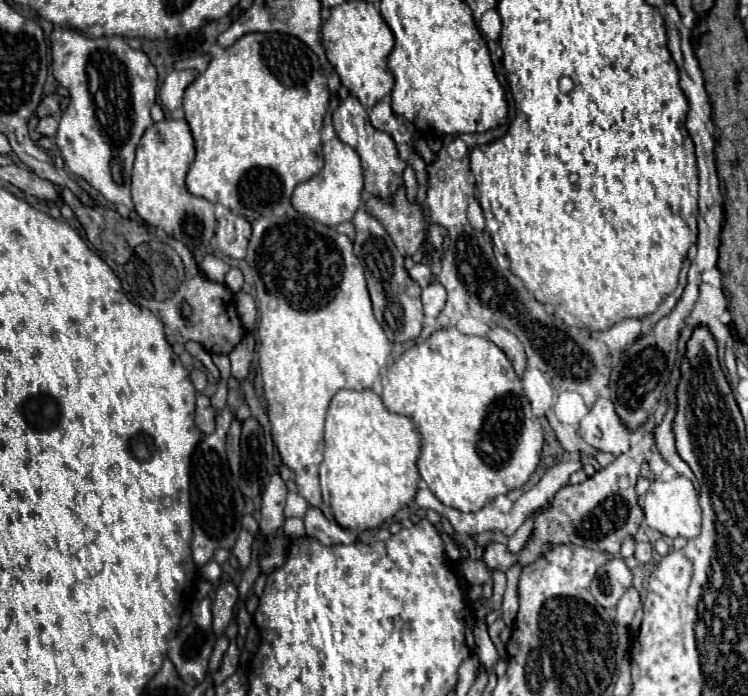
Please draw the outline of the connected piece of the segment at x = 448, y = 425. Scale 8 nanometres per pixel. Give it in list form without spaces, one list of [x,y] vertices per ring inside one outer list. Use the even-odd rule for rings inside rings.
[[[457,328],[437,330],[427,340],[413,344],[391,368],[383,374],[381,400],[389,412],[403,414],[419,428],[423,446],[417,460],[419,474],[429,490],[451,508],[461,512],[477,512],[495,496],[521,488],[541,458],[543,428],[539,418],[531,412],[521,380],[513,372],[505,352],[489,338],[467,336]]]

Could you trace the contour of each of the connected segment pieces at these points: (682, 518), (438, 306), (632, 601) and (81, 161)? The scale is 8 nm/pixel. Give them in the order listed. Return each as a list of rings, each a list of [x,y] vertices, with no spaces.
[[[675,476],[673,480],[661,480],[661,478],[651,480],[651,488],[645,494],[645,502],[643,502],[643,512],[647,526],[669,538],[677,538],[677,536],[695,538],[701,530],[699,496],[691,480],[685,476]]]
[[[433,282],[427,288],[423,288],[421,298],[423,298],[423,312],[425,312],[425,316],[433,316],[435,318],[443,310],[443,306],[445,306],[447,292],[445,292],[445,288],[441,288],[439,282]]]
[[[629,588],[623,598],[619,600],[617,604],[617,624],[621,626],[629,626],[635,612],[641,608],[641,598],[639,598],[639,592],[635,588]]]
[[[55,26],[49,34],[51,40],[51,68],[55,80],[69,90],[69,104],[61,114],[59,130],[55,136],[61,156],[75,176],[87,180],[95,190],[103,194],[107,202],[125,204],[133,210],[131,202],[131,168],[135,160],[137,144],[143,132],[153,124],[149,110],[157,98],[157,70],[145,52],[133,50],[121,36],[87,38],[73,28]]]

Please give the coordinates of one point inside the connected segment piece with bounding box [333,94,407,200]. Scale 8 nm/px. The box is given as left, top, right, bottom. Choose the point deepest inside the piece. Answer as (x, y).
(383, 169)

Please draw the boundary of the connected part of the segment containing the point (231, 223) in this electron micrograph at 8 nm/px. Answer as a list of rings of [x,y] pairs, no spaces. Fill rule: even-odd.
[[[229,212],[227,216],[223,216],[219,220],[215,236],[217,236],[219,250],[225,256],[241,260],[241,258],[245,258],[245,252],[247,252],[251,226],[243,216],[237,216],[237,214]]]

